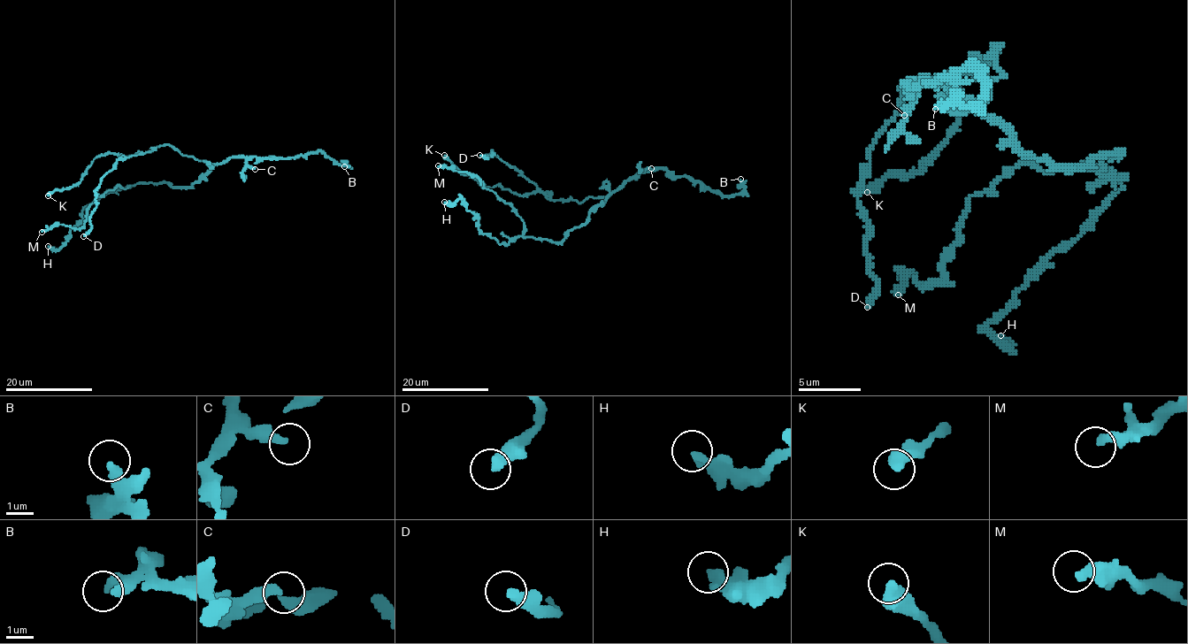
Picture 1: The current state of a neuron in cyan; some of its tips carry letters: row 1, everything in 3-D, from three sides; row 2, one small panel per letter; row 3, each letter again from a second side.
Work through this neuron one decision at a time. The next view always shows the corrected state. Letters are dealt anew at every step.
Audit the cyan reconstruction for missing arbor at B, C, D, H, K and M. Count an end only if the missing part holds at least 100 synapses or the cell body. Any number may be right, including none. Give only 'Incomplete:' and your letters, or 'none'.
Incomplete: none

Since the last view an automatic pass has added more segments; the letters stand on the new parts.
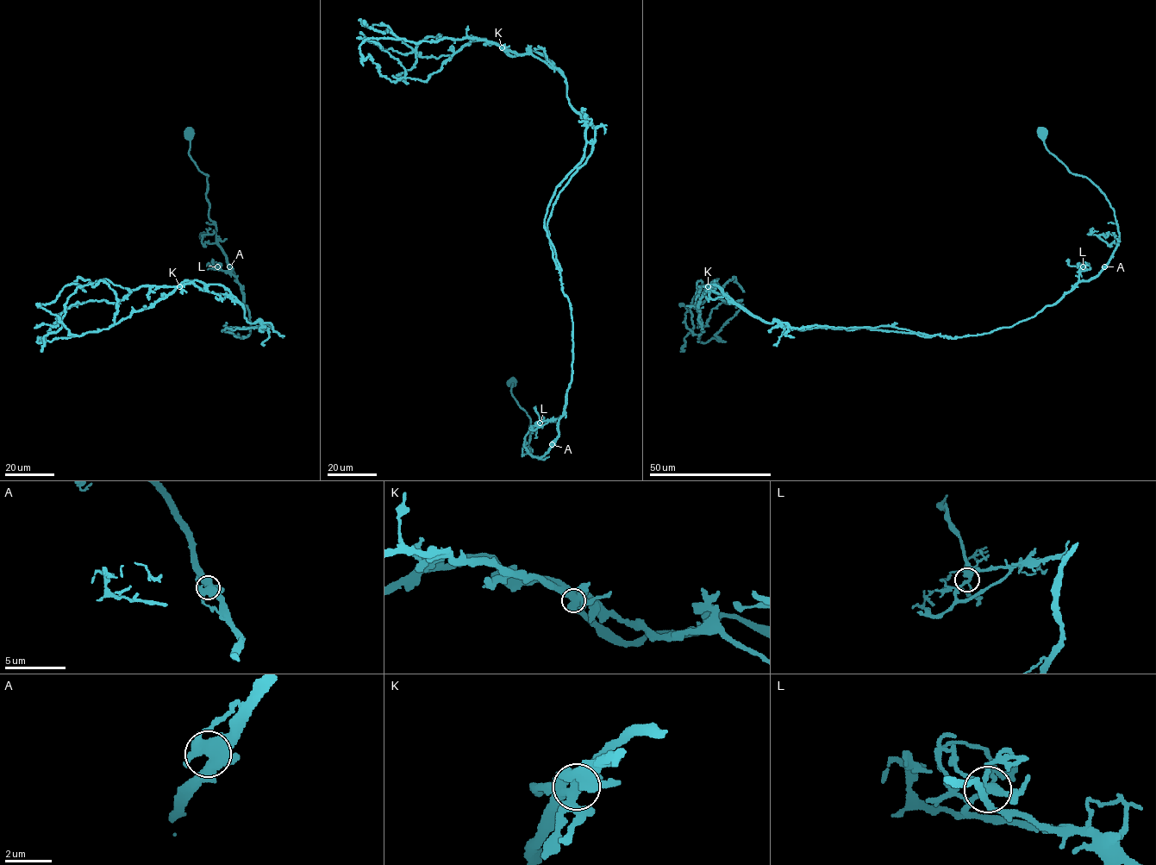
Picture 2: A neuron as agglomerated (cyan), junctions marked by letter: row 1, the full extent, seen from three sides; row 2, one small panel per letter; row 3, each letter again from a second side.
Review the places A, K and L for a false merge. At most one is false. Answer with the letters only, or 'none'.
K

